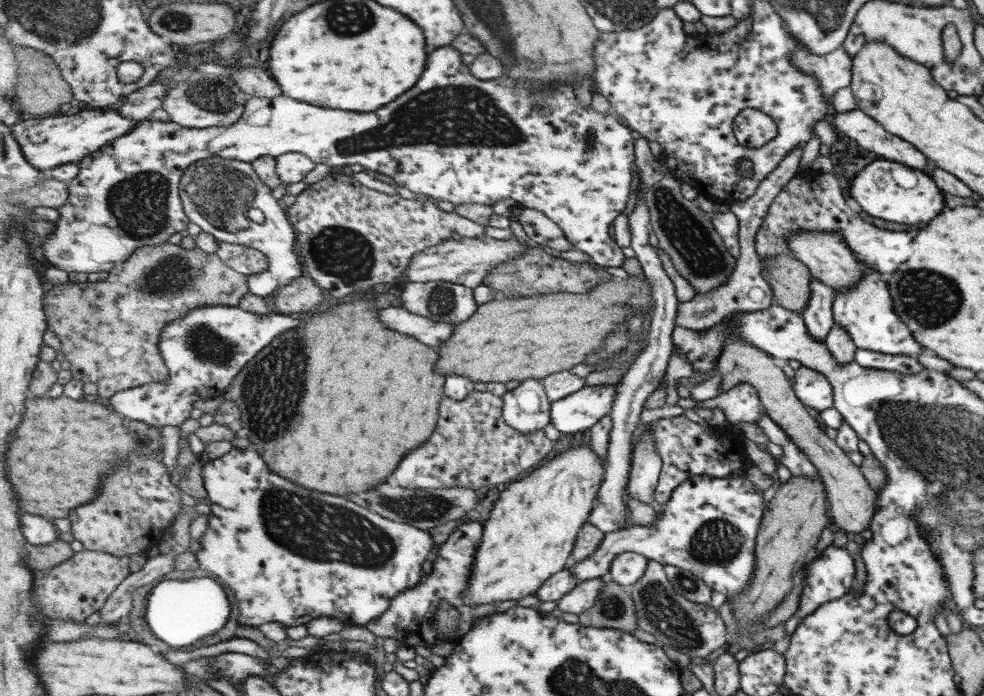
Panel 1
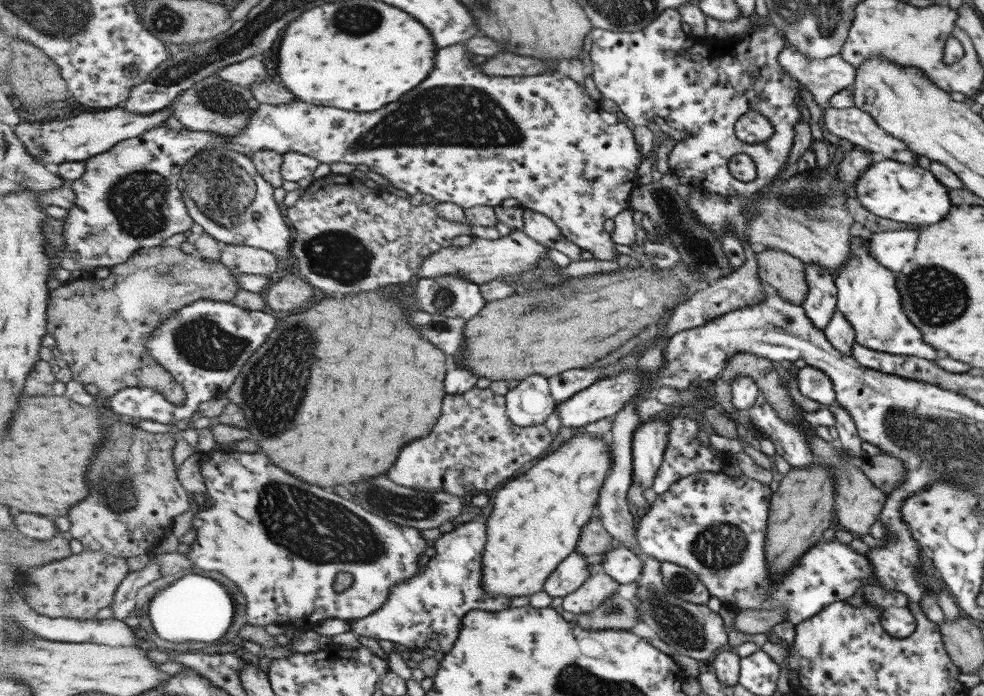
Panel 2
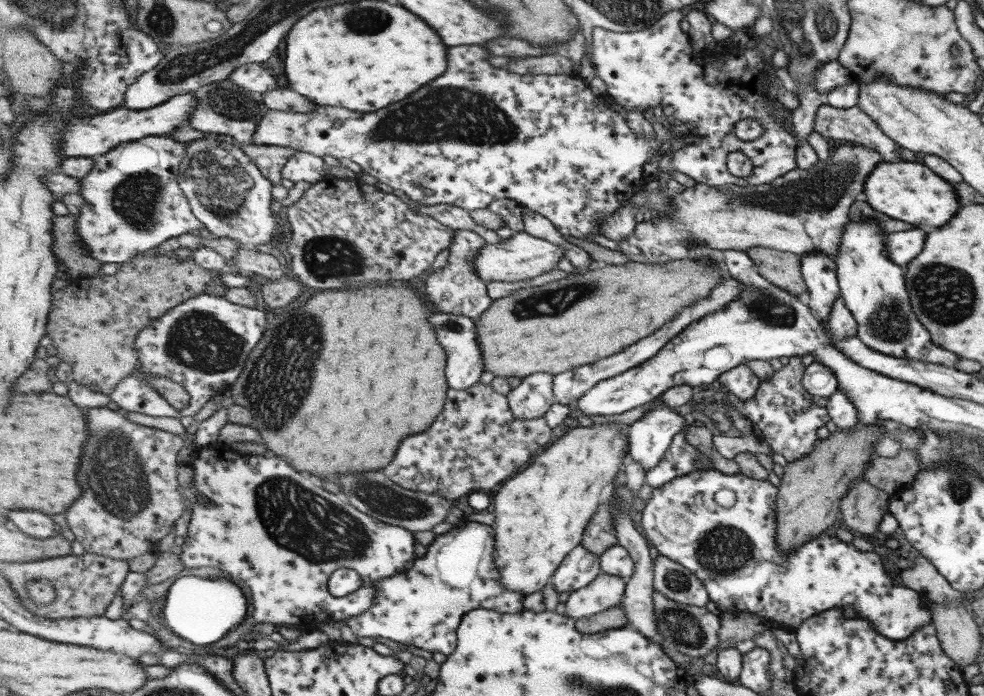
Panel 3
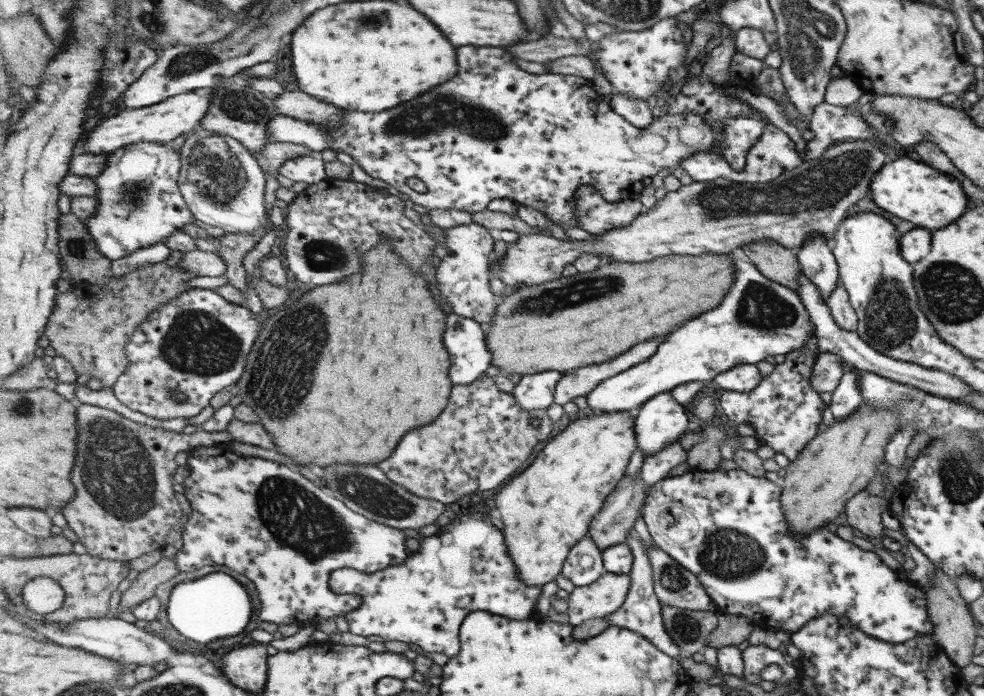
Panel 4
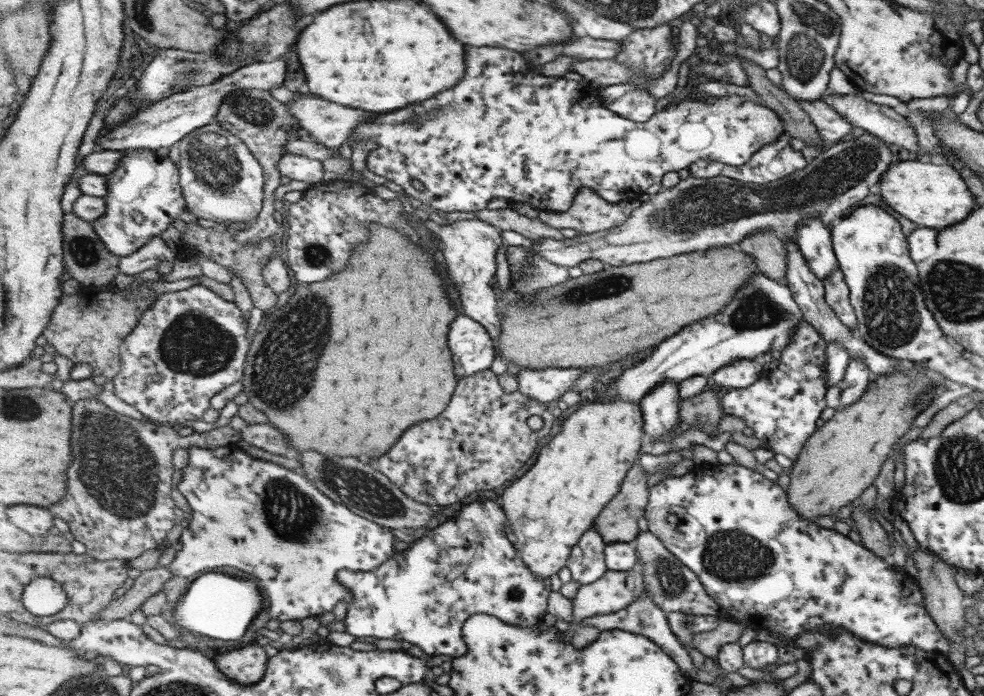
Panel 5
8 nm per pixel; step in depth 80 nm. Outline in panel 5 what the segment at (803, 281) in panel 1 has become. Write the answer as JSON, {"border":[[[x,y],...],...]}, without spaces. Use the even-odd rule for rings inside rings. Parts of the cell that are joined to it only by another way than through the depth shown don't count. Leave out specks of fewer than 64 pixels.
{"border":[[[759,231],[739,242],[741,250],[753,256],[758,272],[767,277],[780,279],[787,276],[788,250],[784,241],[773,231]]]}

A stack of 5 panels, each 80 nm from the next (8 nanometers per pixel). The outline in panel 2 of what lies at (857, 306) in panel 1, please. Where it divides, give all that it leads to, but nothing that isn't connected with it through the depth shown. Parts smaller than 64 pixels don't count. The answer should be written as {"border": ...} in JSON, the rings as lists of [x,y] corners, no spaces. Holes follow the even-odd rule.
{"border":[[[861,232],[851,235],[849,243],[849,260],[841,265],[834,278],[834,285],[836,310],[841,311],[843,318],[851,324],[855,332],[854,342],[880,353],[935,360],[937,352],[921,340],[921,334],[907,320],[907,316],[903,314],[904,310],[901,310],[901,296],[895,290],[895,272],[877,264],[877,260],[869,254],[869,248]]]}

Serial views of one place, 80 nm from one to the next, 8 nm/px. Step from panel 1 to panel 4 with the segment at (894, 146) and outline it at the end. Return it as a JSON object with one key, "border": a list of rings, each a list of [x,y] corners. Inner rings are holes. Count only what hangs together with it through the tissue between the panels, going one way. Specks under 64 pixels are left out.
{"border":[[[863,92],[853,107],[836,107],[825,101],[816,104],[808,122],[808,128],[814,137],[806,142],[802,160],[816,159],[832,142],[861,139],[882,146],[883,143],[879,143],[877,137],[871,135],[870,124],[860,116],[861,110],[868,107],[871,101],[873,96]]]}

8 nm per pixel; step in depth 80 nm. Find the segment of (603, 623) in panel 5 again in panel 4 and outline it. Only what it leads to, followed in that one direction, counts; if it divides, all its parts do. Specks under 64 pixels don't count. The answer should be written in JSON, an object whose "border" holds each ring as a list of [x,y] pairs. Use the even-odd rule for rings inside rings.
{"border":[[[635,531],[630,534],[625,543],[632,548],[632,553],[634,554],[634,565],[631,572],[632,585],[625,604],[619,610],[613,612],[613,614],[607,615],[606,618],[608,618],[613,627],[618,626],[620,628],[633,629],[633,632],[639,632],[643,636],[648,637],[653,644],[657,645],[657,648],[668,653],[669,656],[676,659],[681,658],[683,655],[681,647],[675,642],[668,628],[665,626],[663,618],[665,606],[663,606],[657,593],[654,591],[654,572],[646,549],[647,546],[643,544],[643,541],[639,539]]]}

